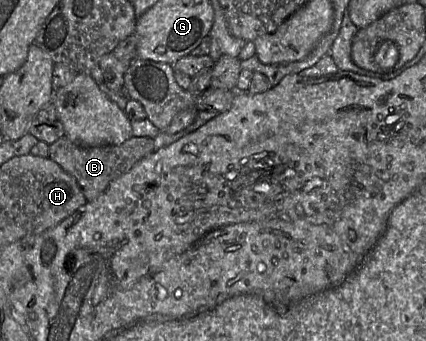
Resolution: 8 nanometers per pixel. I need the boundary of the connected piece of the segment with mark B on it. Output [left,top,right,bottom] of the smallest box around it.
[49,136,154,201]

